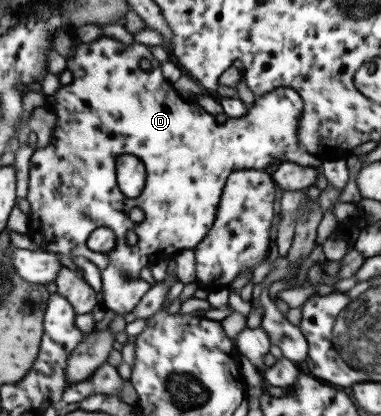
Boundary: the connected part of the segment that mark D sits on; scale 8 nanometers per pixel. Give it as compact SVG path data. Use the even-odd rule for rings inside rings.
M101 37L99 41L91 41L91 43L80 43L77 42L73 54L65 59L65 68L71 72L73 80L67 84L60 86L59 89L50 95L53 97L52 112L55 113L55 124L51 133L51 140L46 147L43 149L35 148L32 157L30 158L29 166L29 186L26 199L30 202L30 213L28 213L28 227L27 234L33 239L39 246L40 249L46 252L52 251L52 253L61 253L61 255L67 255L67 257L84 257L88 259L97 269L99 270L100 283L101 283L101 306L105 310L111 310L116 314L127 314L135 307L135 304L145 295L145 292L151 288L149 283L139 279L137 273L143 269L143 267L150 268L159 262L166 262L173 258L177 251L183 249L193 249L199 240L207 233L210 229L210 225L214 220L218 199L222 192L222 186L227 176L237 169L257 169L263 170L267 167L268 163L272 161L292 161L297 165L304 165L305 167L319 166L321 162L315 157L306 153L297 145L295 141L295 132L298 128L298 121L302 115L302 99L299 94L291 88L275 88L273 92L257 96L252 101L252 104L248 106L248 110L238 118L225 118L224 122L220 123L211 114L205 112L201 106L197 103L190 103L186 101L178 92L174 89L173 85L169 81L166 81L162 77L162 73L159 69L160 65L158 61L153 57L147 47L139 43L133 43L129 47L121 45L119 41L111 39L109 37ZM145 59L149 63L149 70L143 71L139 68L139 60ZM119 155L135 155L137 159L141 159L141 163L145 165L145 183L143 189L139 192L137 197L128 198L123 195L116 184L116 169L115 159ZM132 207L139 207L143 211L143 219L139 223L131 222L128 219L128 210ZM98 227L108 227L113 231L115 236L115 247L111 251L105 253L94 253L86 246L87 238L94 229ZM134 231L137 239L136 244L129 246L125 242L125 232Z

